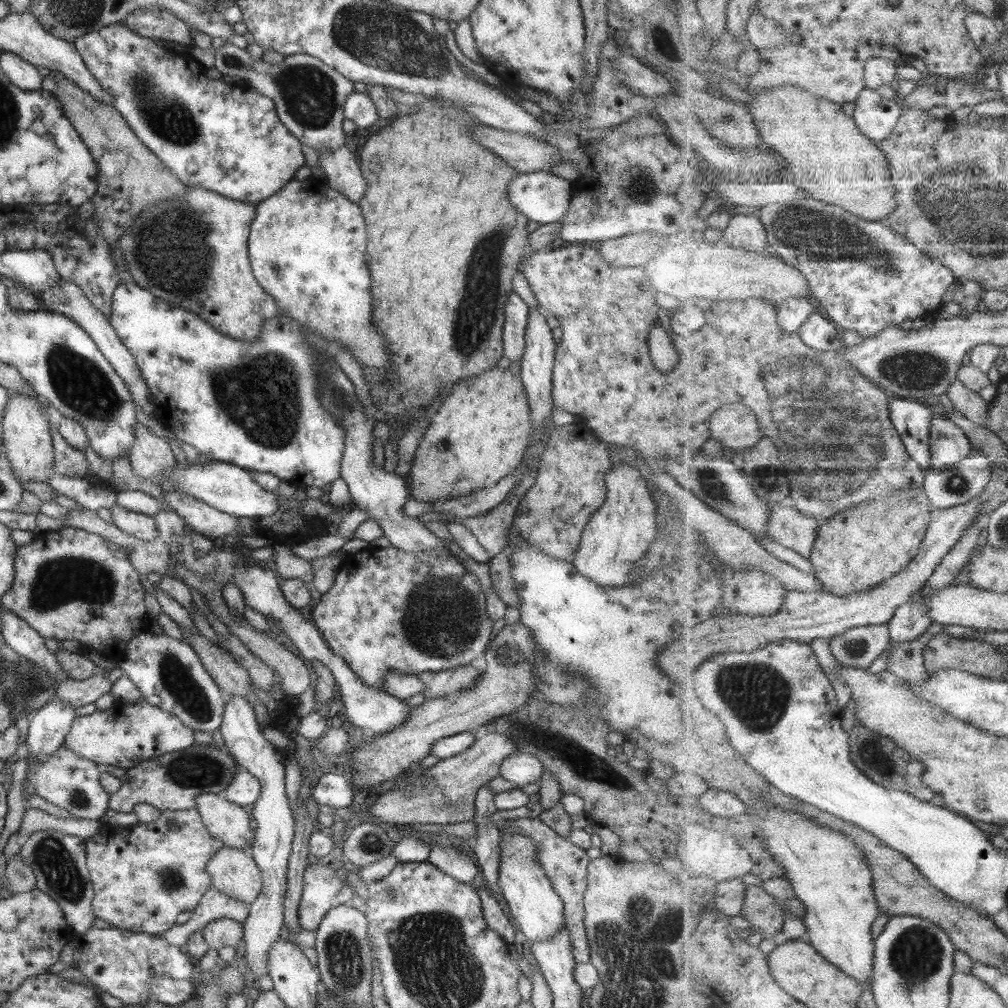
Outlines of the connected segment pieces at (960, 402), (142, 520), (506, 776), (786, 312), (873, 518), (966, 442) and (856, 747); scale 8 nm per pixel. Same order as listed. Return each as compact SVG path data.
M959 378L953 381L947 395L954 404L954 408L962 412L969 420L982 426L988 422L989 417L987 412L989 412L991 402L983 400L977 391L967 389L959 381Z
M116 504L109 510L111 512L111 523L124 533L145 542L149 542L158 536L158 530L152 517L127 511Z
M518 751L506 756L499 768L498 776L517 788L525 784L537 784L542 774L541 761L537 761L533 755L525 755Z
M792 297L779 307L779 323L787 334L793 334L808 321L819 308L810 298Z
M919 485L896 490L884 497L863 501L861 504L838 512L829 520L821 520L818 539L814 542L809 559L813 566L813 575L822 582L824 592L837 596L860 593L862 590L872 589L884 580L893 578L920 552L934 509L926 488L924 485Z
M934 413L930 445L932 446L931 467L946 470L948 466L961 462L973 450L970 438L945 415Z
M850 700L844 707L841 714L843 719L843 727L848 732L851 744L851 758L853 762L857 762L857 766L861 770L865 770L865 774L869 774L869 778L873 778L875 782L881 782L881 786L889 786L888 789L907 790L909 794L917 794L917 798L923 798L925 802L939 802L933 800L935 792L923 784L921 776L917 772L921 772L921 764L917 764L905 750L901 750L893 739L883 738L879 733L865 727L859 719L857 719L857 708L854 706L854 700Z

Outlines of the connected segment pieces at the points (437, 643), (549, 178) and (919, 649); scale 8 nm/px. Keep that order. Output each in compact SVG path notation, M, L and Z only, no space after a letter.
M368 546L367 548L346 553L343 561L340 562L334 576L333 584L328 592L321 594L319 603L313 604L311 621L321 632L324 641L329 645L329 650L345 661L349 670L352 670L358 679L365 685L375 690L384 691L382 680L388 672L398 672L399 674L413 675L419 673L434 673L440 670L447 670L451 667L458 667L467 664L479 654L483 654L491 638L491 622L486 617L485 593L481 592L475 576L467 573L463 565L456 556L448 554L427 554L426 552L401 552L392 546L379 548Z
M548 170L531 173L518 173L508 184L508 199L524 217L540 225L557 223L564 218L572 199L572 183L553 175Z
M934 622L921 637L915 640L909 640L907 642L892 642L890 641L888 651L888 668L893 674L899 675L902 679L910 684L923 684L930 677L930 674L926 672L926 666L924 663L924 650L927 643L936 636L937 632L943 633L943 628L946 624L940 622Z

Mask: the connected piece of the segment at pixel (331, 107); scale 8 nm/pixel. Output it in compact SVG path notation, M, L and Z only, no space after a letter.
M225 44L216 49L214 67L222 75L247 80L249 88L272 100L279 122L302 145L305 144L318 153L337 150L343 146L345 134L341 130L341 121L344 119L342 106L345 97L353 91L353 82L343 78L318 58L292 54L284 56L283 61L278 64L269 64L261 58L252 59L247 49Z

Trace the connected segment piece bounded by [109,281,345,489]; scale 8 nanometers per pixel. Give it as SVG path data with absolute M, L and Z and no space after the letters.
M124 281L117 285L113 292L109 323L117 338L135 359L135 364L137 364L137 368L139 368L139 372L141 372L141 376L143 376L143 380L145 380L154 398L154 404L157 404L157 415L160 421L173 432L177 441L192 446L197 452L206 454L215 461L231 463L243 470L274 474L282 481L291 481L298 486L316 486L320 489L326 489L336 478L340 478L345 430L319 402L318 382L315 378L315 371L317 371L315 361L318 360L318 356L316 350L305 342L304 334L296 325L296 321L290 321L281 315L265 319L258 330L258 335L252 341L238 341L229 335L221 334L196 314L167 306L163 300L159 300L159 298L149 294L148 291L142 290L136 284Z

